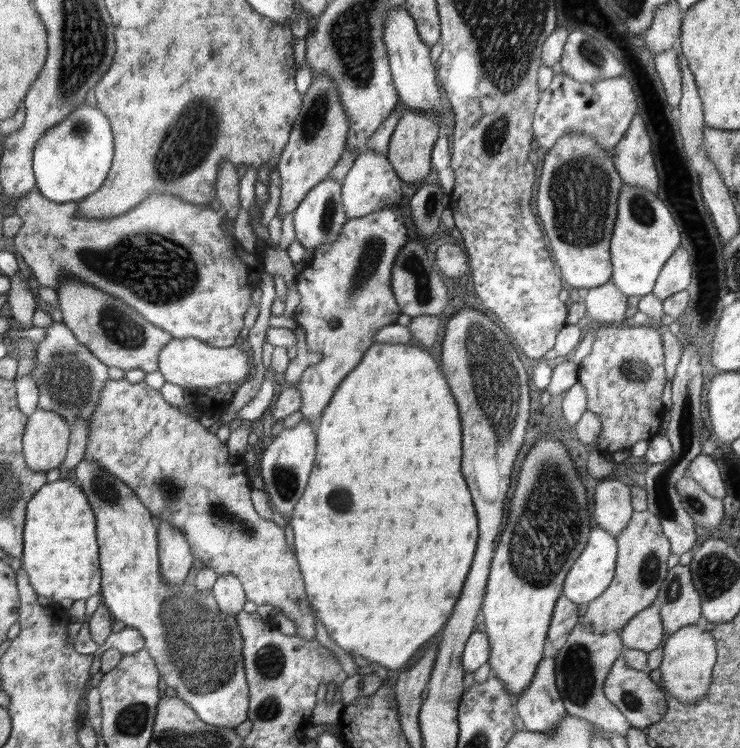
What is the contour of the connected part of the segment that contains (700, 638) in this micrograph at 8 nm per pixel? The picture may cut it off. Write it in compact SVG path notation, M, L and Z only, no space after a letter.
M696 625L680 628L663 646L663 659L659 666L663 678L662 690L682 704L694 704L708 694L716 661L717 647L708 630Z

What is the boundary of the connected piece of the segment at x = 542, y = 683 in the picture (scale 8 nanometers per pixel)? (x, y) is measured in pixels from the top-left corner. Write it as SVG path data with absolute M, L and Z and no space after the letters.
M542 657L542 660L537 664L537 669L530 684L518 695L514 702L516 716L522 718L524 726L528 731L551 731L567 715L559 690L557 689L555 666L555 657Z

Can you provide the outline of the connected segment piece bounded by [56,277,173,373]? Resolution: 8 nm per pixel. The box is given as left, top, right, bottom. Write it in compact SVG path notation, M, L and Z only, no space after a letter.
M64 277L59 282L56 296L63 323L100 362L123 371L134 368L145 373L159 370L158 353L173 338L171 334L148 322L123 300L74 277Z

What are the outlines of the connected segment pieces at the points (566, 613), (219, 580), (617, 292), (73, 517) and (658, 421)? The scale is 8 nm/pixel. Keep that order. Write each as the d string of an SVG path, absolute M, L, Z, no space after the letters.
M562 594L558 597L554 606L551 623L547 633L547 639L552 643L552 646L557 650L566 643L568 633L578 624L579 606Z
M230 573L216 578L213 594L214 599L217 601L218 609L232 616L243 611L247 601L240 580L236 579L236 576L230 575Z
M611 280L602 286L590 288L584 302L587 316L592 321L613 323L625 319L628 298Z
M73 477L44 484L27 502L21 562L36 595L52 600L52 605L58 605L66 598L75 602L100 595L96 519L88 499Z
M598 326L594 335L592 351L578 365L578 383L587 392L587 410L597 414L601 420L601 431L595 447L602 453L614 453L630 449L638 440L655 437L661 427L664 413L662 390L666 382L665 354L662 337L656 327L608 327Z

